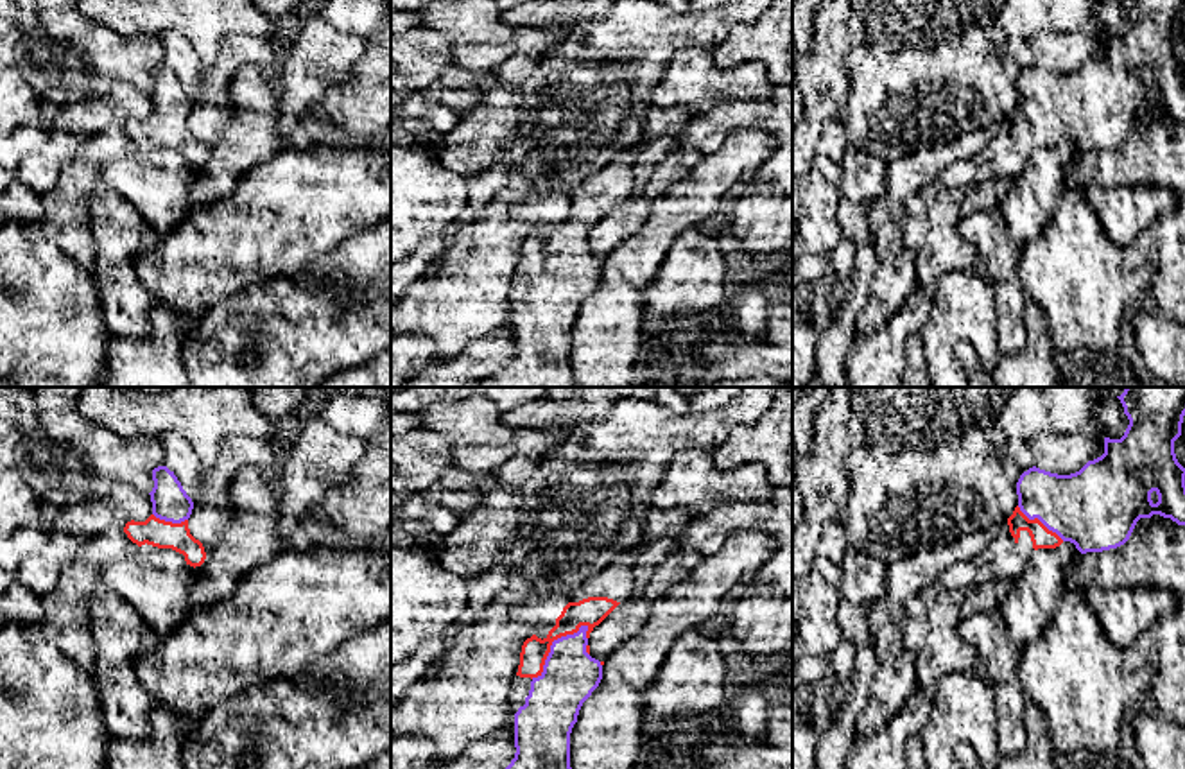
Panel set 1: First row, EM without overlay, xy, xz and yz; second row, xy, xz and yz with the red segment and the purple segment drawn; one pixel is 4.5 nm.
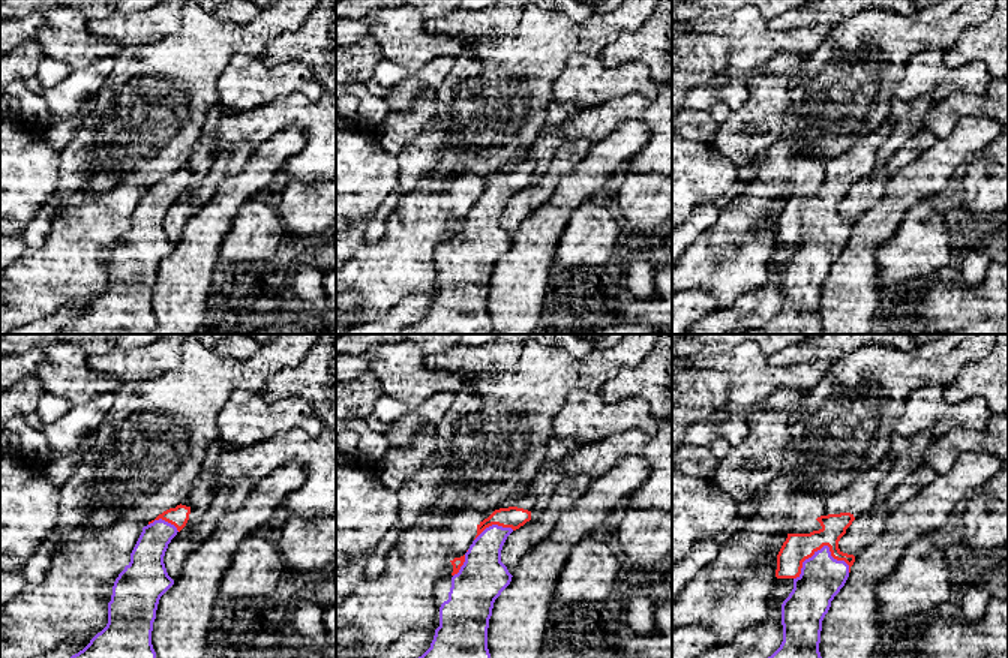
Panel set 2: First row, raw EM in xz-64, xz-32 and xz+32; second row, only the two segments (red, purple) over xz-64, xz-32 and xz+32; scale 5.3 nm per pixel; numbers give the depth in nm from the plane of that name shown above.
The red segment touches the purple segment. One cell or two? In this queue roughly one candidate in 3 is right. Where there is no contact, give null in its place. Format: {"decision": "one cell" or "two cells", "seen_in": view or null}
{"decision": "one cell", "seen_in": "xz"}

